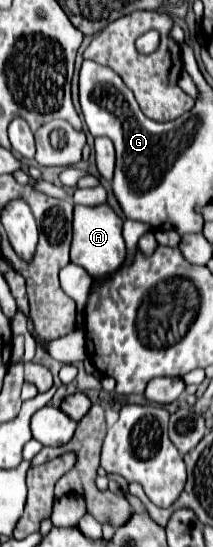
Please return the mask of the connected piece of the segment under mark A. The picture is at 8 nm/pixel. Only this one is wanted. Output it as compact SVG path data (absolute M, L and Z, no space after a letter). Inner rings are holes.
M105 203L103 205L95 205L95 207L75 205L75 217L73 217L72 221L73 243L71 243L71 261L75 265L81 265L91 277L101 277L105 273L111 273L111 271L105 271L105 269L117 269L119 263L127 257L127 253L125 253L125 241L121 237L121 227L123 227L123 221Z

